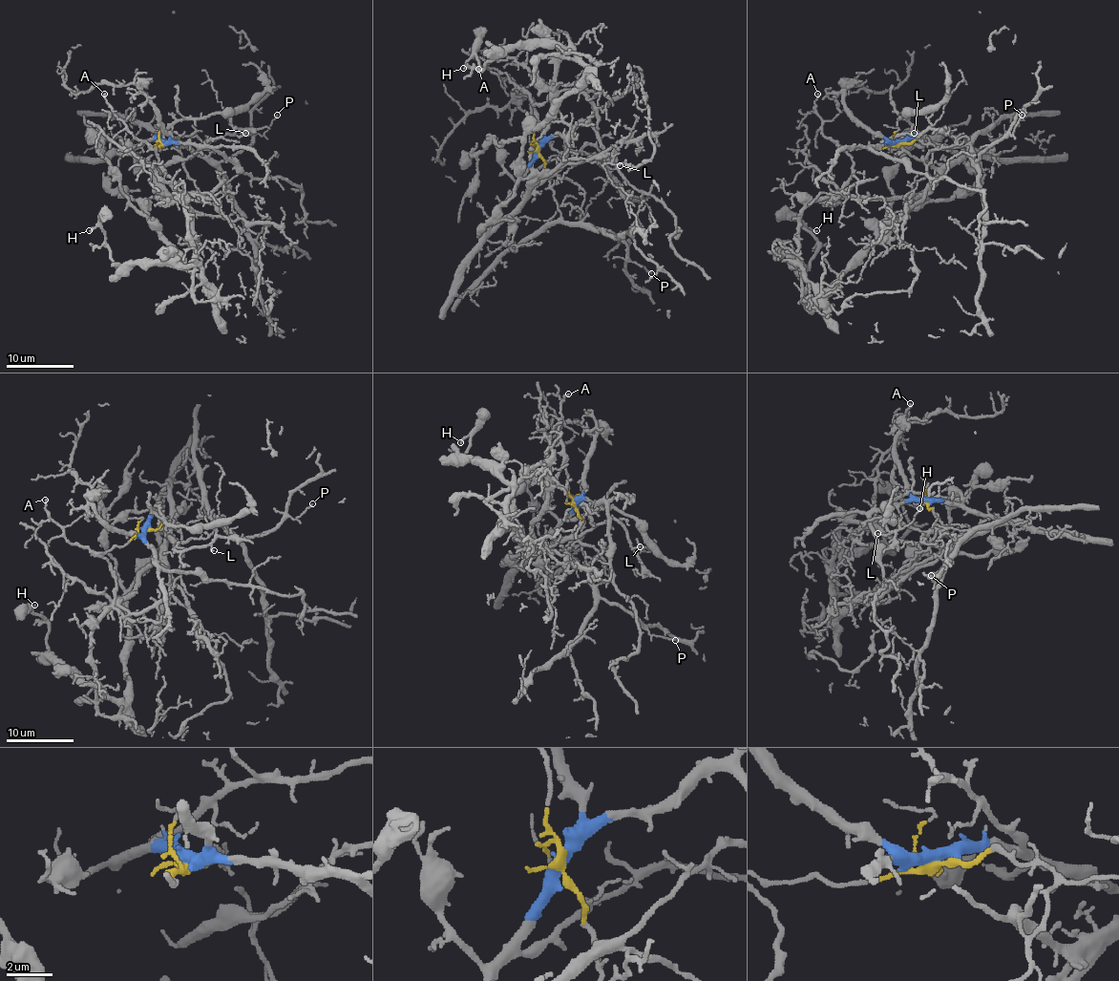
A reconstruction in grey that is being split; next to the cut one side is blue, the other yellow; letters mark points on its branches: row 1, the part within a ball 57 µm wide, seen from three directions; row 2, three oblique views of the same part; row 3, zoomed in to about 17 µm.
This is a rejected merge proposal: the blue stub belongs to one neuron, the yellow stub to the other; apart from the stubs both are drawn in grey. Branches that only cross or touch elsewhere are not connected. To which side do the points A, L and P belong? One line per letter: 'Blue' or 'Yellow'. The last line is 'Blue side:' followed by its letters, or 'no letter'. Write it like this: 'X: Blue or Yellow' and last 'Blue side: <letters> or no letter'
A: Yellow
L: Blue
P: Yellow
Blue side: L

